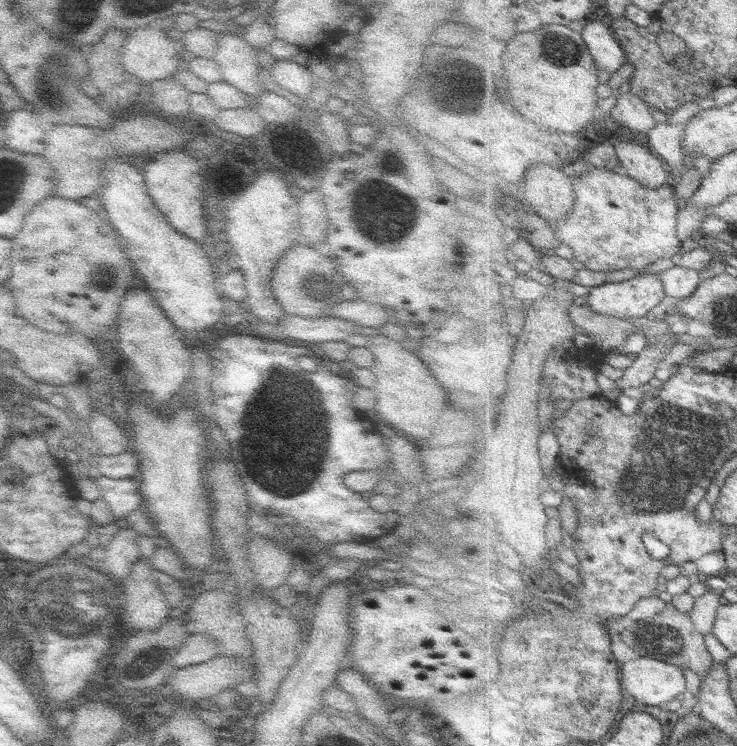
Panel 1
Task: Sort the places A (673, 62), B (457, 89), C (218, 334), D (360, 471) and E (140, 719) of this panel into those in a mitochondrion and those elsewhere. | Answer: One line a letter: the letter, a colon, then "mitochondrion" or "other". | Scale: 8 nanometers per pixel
A: other
B: mitochondrion
C: other
D: other
E: other

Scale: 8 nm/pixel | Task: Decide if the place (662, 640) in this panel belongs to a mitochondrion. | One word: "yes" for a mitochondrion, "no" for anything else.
yes

